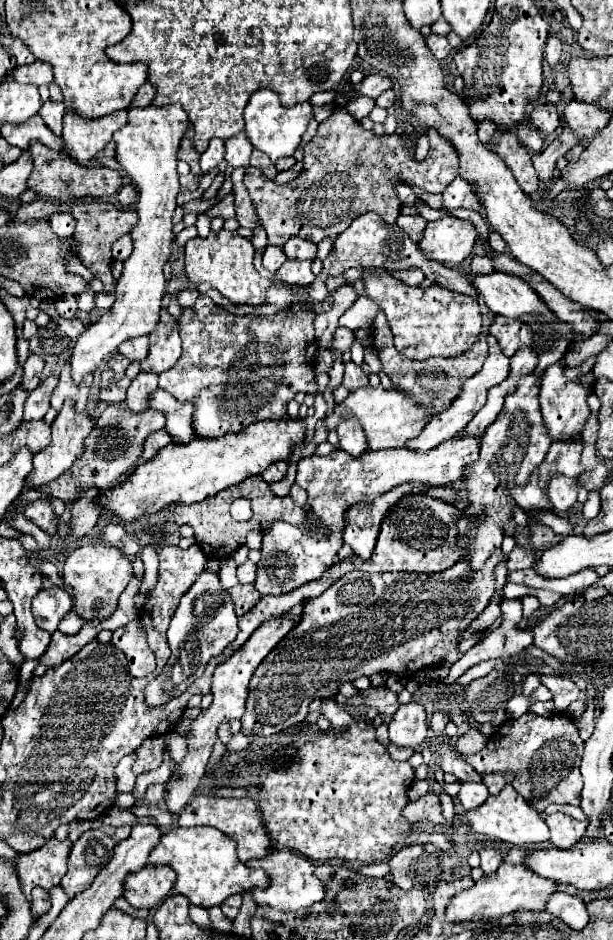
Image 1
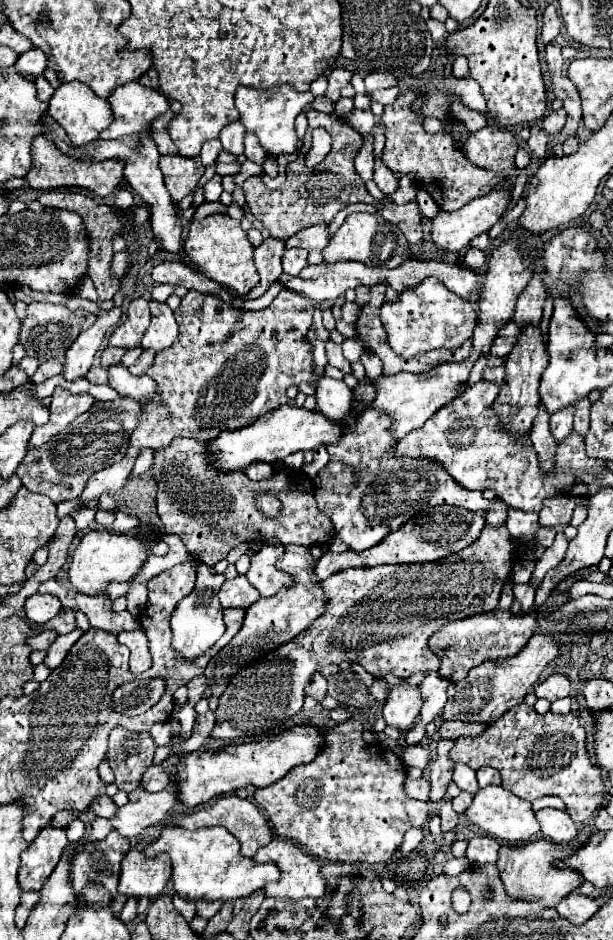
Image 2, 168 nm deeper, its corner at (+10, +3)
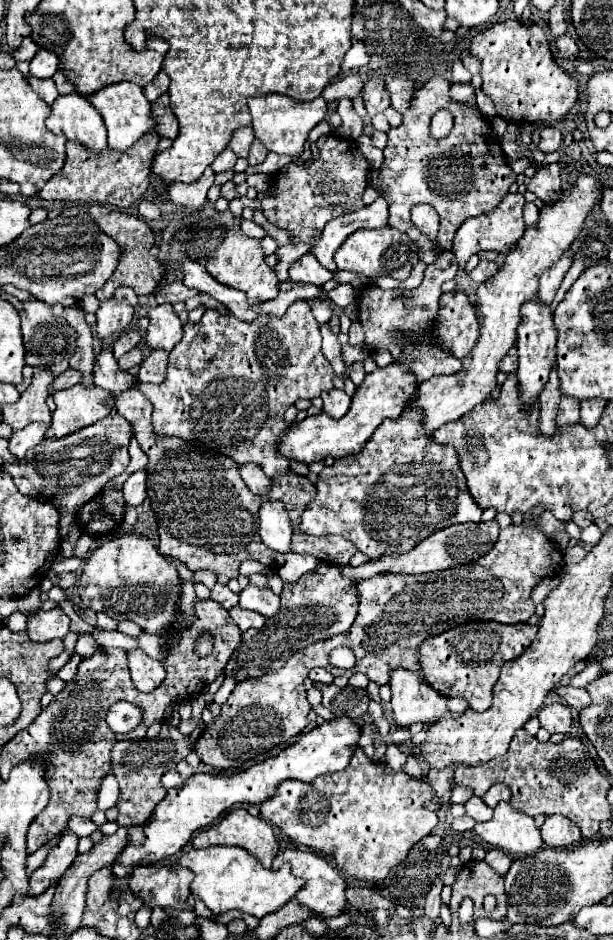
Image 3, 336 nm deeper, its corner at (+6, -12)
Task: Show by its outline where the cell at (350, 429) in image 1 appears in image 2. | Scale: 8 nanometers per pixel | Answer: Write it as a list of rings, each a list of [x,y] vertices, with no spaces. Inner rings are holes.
[[[321,377],[319,385],[317,385],[317,409],[329,417],[335,423],[341,423],[349,411],[351,411],[351,403],[353,403],[353,393],[351,389],[339,381],[339,379],[331,379],[331,377]]]

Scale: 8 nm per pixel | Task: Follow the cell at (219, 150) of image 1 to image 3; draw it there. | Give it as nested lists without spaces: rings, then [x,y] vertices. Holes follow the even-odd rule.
[[[225,148],[225,150],[213,160],[211,168],[213,168],[213,172],[225,172],[225,170],[231,170],[231,168],[233,168],[235,160],[237,160],[237,156],[235,156],[229,148]]]

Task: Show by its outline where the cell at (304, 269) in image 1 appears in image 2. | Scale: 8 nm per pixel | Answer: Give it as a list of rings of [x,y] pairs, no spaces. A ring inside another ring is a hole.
[[[287,249],[283,255],[283,271],[289,275],[299,275],[303,267],[307,267],[307,253],[305,249]]]

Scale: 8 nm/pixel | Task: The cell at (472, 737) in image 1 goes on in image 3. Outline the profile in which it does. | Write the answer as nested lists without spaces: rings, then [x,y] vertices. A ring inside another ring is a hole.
[[[455,786],[453,790],[451,790],[451,804],[465,804],[469,798],[473,796],[473,790],[469,790],[469,788],[463,788],[463,786]]]

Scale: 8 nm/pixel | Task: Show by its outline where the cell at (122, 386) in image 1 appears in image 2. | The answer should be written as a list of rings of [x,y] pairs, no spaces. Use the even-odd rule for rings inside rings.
[[[93,365],[93,367],[87,371],[85,379],[91,381],[91,383],[107,383],[107,371],[105,371],[101,365]]]

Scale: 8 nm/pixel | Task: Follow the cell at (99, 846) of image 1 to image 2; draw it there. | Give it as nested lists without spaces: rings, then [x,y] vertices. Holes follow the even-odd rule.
[[[109,833],[103,841],[85,845],[79,853],[73,855],[71,861],[71,883],[77,895],[83,893],[87,883],[101,883],[113,897],[113,915],[119,919],[121,909],[127,897],[119,895],[119,869],[121,861],[131,849],[129,839],[119,837],[119,833]]]

